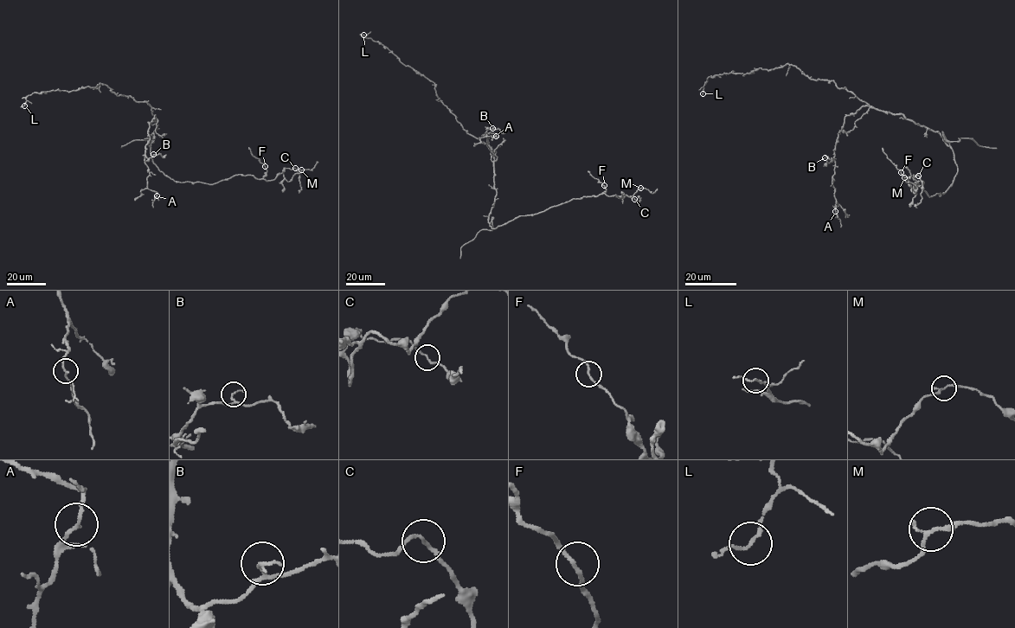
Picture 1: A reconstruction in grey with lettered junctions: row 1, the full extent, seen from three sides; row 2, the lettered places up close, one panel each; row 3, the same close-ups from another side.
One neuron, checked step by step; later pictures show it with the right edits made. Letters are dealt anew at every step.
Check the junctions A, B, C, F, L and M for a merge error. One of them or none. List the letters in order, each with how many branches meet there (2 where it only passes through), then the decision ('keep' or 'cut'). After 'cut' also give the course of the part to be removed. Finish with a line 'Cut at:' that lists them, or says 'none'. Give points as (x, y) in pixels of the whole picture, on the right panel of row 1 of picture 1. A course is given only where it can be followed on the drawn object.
A: 2 branches meet; keep
B: 2 branches meet; keep
C: 2 branches meet; keep
F: 2 branches meet; keep
L: 2 branches meet; keep
M: 2 branches meet; keep
Cut at: none

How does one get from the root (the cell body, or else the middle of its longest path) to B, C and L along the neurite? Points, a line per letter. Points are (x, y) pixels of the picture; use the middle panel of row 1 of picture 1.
B: (493, 203), (496, 195), (494, 156), (487, 141), (489, 137), (485, 135), (492, 128)
C: (493, 203), (488, 220), (492, 228), (520, 216), (536, 214), (584, 196), (605, 194), (634, 199)
L: (493, 203), (493, 163), (488, 147), (463, 128), (437, 96), (433, 81), (363, 35)

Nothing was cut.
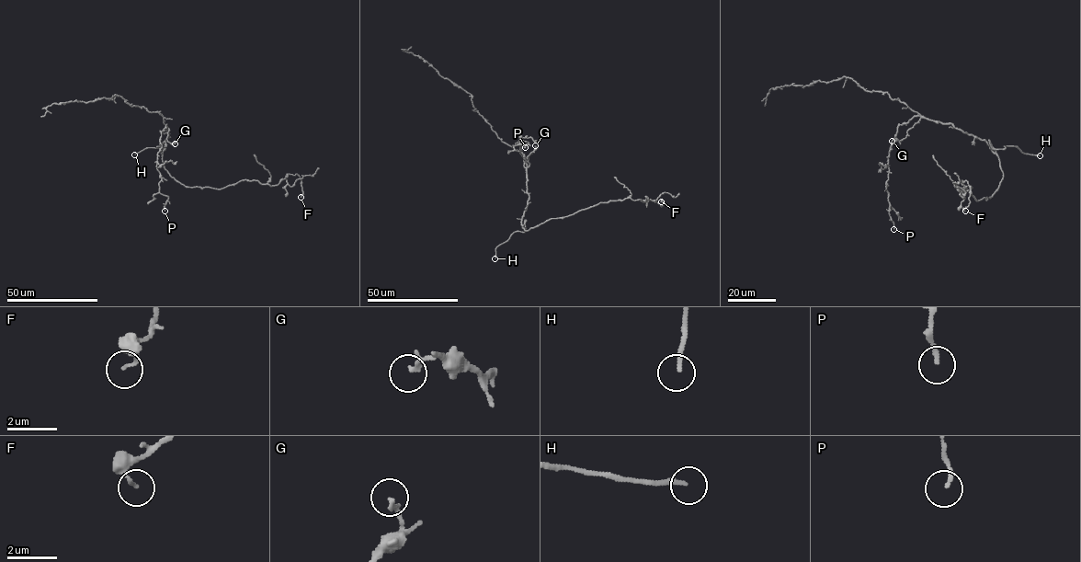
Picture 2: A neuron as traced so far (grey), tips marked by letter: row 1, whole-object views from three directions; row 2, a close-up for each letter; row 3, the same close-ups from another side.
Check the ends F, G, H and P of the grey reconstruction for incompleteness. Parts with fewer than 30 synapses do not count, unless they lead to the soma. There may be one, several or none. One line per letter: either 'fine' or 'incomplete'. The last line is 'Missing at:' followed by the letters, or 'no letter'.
F: fine
G: fine
H: incomplete
P: fine
Missing at: H

